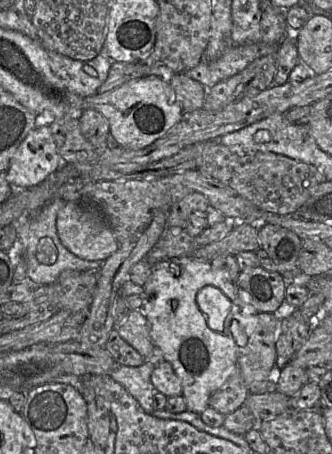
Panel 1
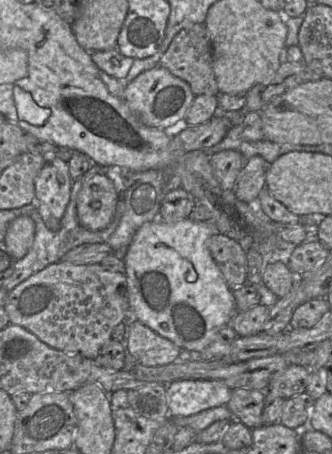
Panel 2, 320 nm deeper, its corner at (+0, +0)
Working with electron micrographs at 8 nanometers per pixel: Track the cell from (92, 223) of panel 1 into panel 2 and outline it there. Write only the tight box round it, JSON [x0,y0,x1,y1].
[77,173,118,231]

